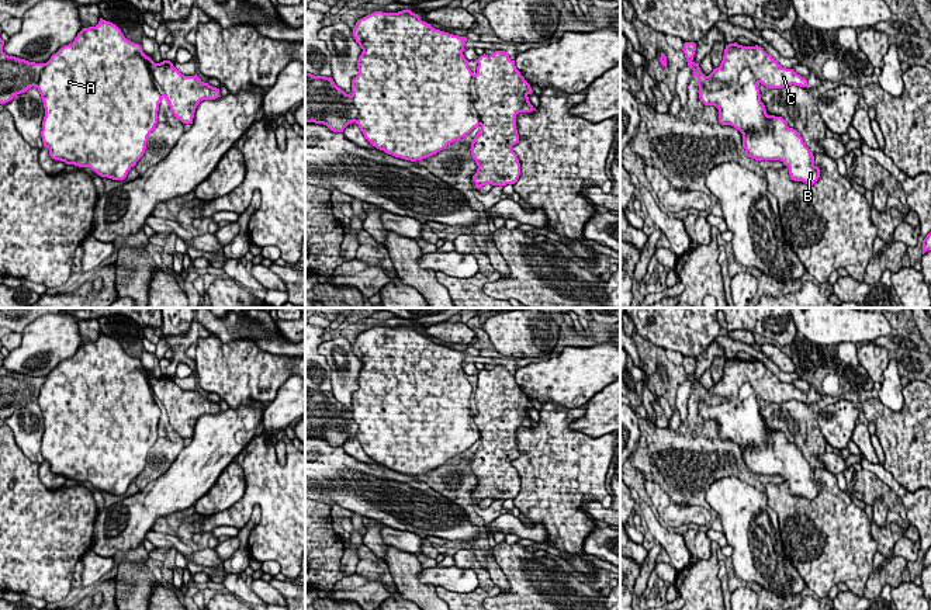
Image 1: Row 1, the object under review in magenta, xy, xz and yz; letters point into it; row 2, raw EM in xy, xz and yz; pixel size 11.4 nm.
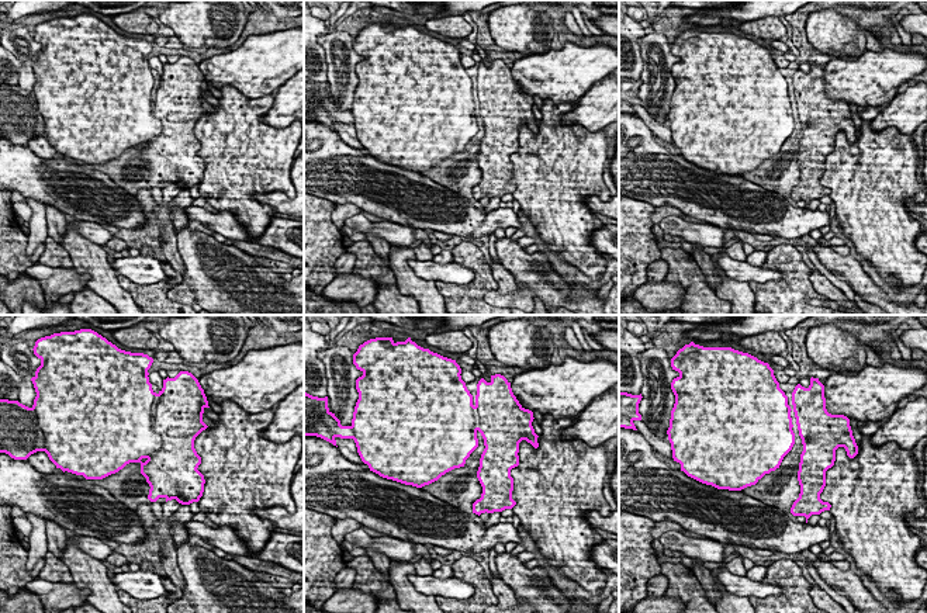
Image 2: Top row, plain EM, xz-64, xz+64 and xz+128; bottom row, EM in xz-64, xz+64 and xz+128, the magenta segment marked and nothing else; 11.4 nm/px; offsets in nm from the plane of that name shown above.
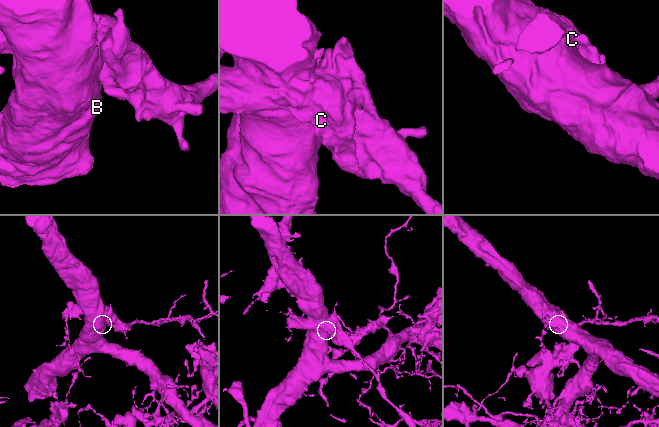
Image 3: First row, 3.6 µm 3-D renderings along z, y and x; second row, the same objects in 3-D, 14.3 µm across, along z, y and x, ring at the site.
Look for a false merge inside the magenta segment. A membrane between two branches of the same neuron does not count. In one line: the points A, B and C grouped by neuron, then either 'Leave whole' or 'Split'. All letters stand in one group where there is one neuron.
Groups: A B / C. Split

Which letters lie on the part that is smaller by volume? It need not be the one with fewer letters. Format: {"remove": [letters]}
{"remove": ["C"]}

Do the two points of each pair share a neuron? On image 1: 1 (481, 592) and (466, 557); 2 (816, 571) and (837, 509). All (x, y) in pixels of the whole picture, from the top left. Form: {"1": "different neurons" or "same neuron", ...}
{"1": "same neuron", "2": "same neuron"}

